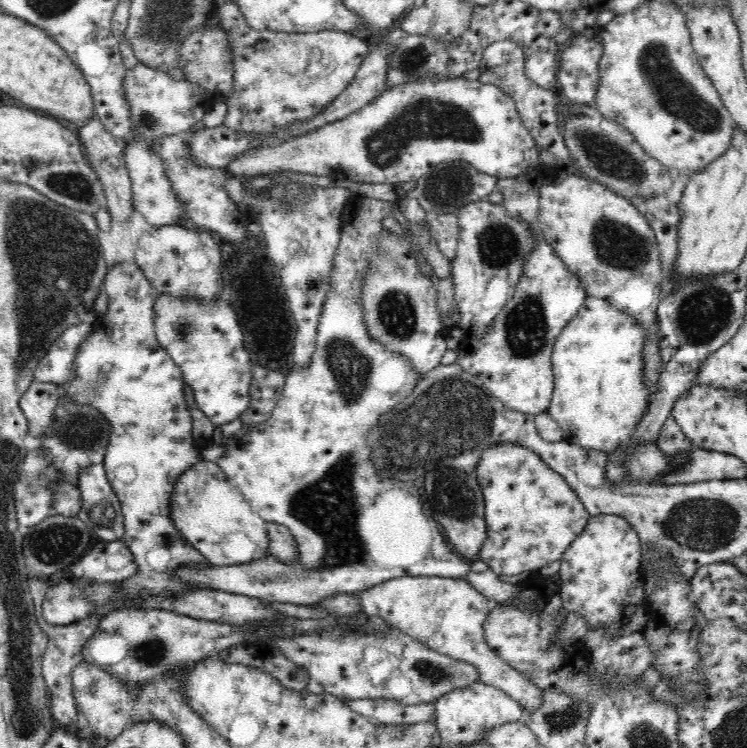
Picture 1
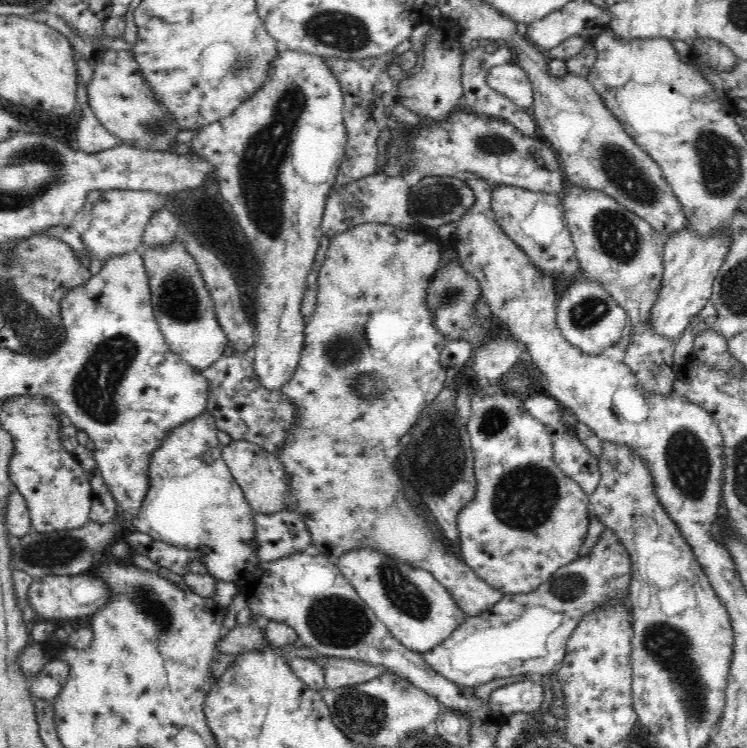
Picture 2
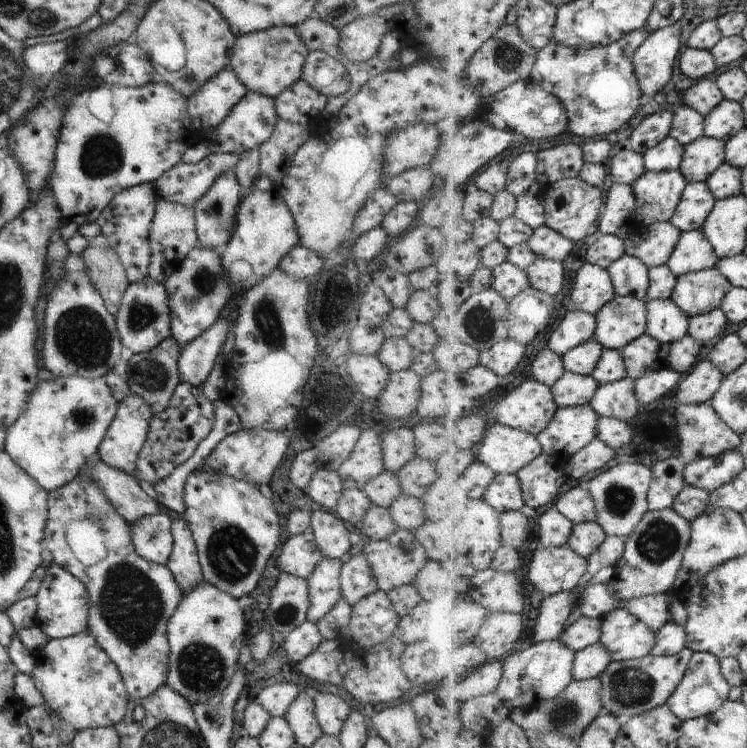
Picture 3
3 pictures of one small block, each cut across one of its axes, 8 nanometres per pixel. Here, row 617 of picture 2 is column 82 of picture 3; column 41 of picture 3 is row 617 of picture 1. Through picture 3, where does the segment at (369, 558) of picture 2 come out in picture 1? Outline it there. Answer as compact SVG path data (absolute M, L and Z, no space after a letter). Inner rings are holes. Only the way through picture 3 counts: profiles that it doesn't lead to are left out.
M436 575L392 578L381 582L379 585L372 586L371 589L362 591L359 598L361 598L363 612L368 616L378 615L388 625L394 626L396 629L410 635L410 637L418 639L426 647L440 651L440 653L446 654L448 657L456 659L456 661L466 661L466 663L476 666L483 683L503 690L510 698L519 702L528 713L536 712L538 706L542 706L542 700L544 700L543 689L539 689L530 679L522 677L519 670L504 662L499 654L496 654L496 651L488 646L484 638L483 627L484 622L488 620L488 613L493 607L493 603L480 594L466 579L444 578L442 580L442 577Z

